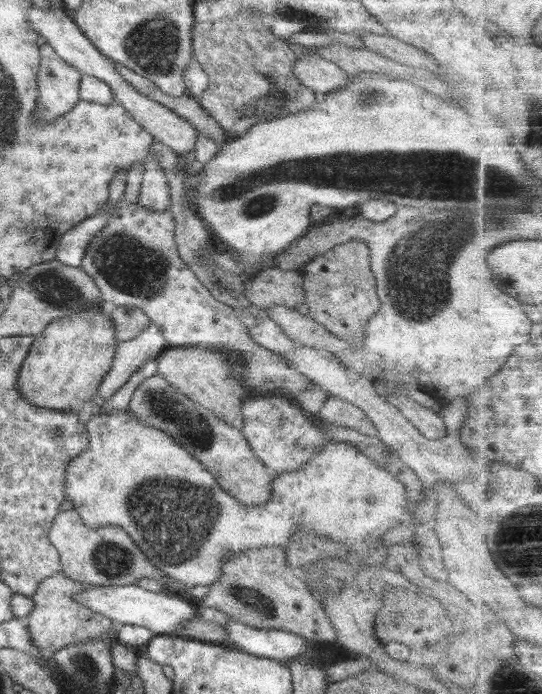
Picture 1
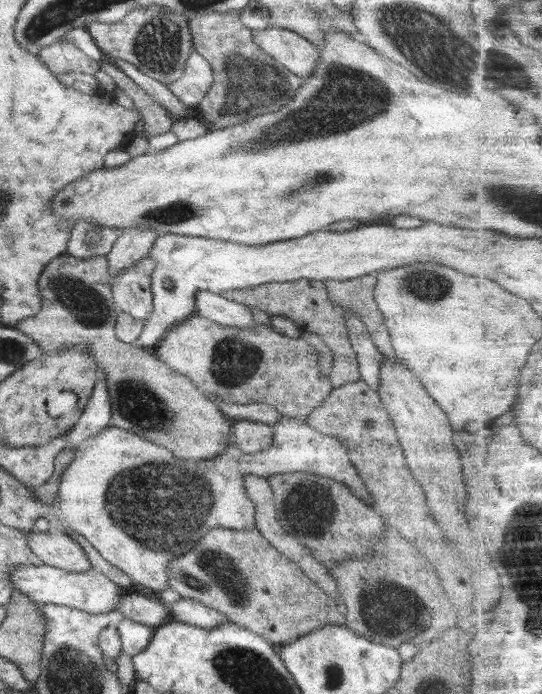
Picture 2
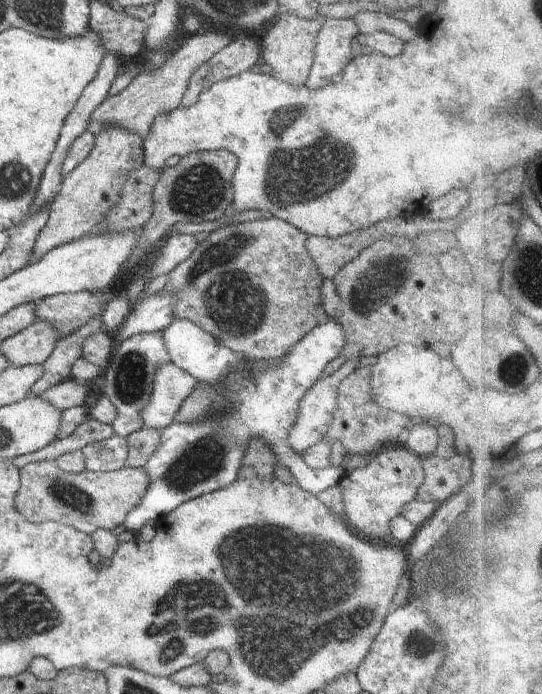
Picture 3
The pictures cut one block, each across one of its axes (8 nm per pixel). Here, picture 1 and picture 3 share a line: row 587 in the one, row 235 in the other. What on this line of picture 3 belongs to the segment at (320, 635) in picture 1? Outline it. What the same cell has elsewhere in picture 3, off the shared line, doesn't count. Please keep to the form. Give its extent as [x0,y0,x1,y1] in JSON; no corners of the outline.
[163,215,330,359]

